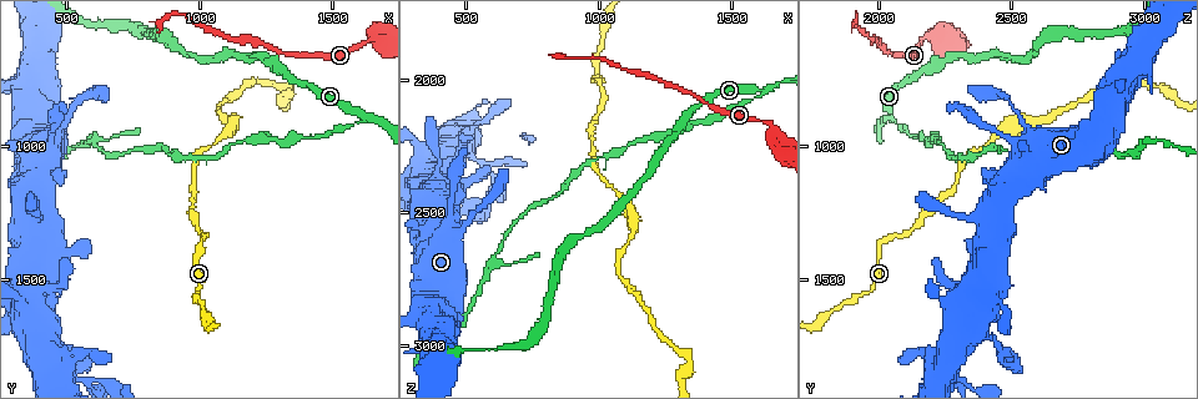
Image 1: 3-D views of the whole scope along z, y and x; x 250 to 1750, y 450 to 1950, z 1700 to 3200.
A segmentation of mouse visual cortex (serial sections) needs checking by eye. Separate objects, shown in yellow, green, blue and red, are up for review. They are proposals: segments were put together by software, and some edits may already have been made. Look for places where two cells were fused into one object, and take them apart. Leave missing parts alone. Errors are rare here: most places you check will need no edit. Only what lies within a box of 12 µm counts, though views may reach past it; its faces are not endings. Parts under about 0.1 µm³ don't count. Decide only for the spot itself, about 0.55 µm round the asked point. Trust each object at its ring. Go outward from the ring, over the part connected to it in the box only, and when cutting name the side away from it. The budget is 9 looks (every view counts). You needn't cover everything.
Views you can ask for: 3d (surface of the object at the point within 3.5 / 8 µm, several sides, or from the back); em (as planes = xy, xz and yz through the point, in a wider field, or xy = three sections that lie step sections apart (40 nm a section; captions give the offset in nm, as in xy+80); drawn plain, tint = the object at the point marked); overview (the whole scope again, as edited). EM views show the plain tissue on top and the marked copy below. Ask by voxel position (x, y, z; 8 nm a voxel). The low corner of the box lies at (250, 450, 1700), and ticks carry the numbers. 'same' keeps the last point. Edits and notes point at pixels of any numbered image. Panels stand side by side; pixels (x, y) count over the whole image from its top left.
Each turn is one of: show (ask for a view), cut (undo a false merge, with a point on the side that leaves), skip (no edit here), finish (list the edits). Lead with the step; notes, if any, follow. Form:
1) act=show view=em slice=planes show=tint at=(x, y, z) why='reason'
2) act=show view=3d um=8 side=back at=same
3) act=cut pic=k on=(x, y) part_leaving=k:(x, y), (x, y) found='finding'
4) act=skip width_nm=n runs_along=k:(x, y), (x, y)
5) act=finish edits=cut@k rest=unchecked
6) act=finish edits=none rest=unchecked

act=show view=3d um=8 at=(1650, 590, 2160) why='sharp bend'

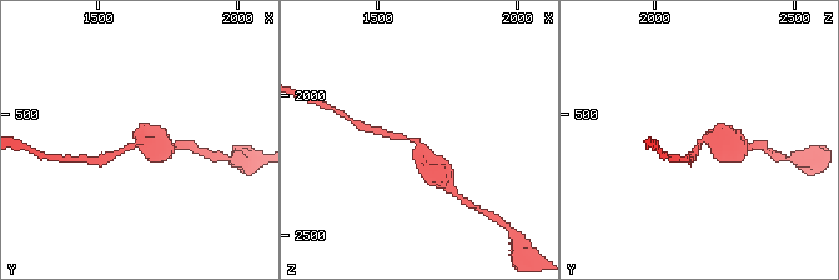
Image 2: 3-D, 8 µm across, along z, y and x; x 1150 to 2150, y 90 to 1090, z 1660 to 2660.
act=show view=em slice=xy step=2 show=tint at=(1650, 600, 2170) why='need the tissue'

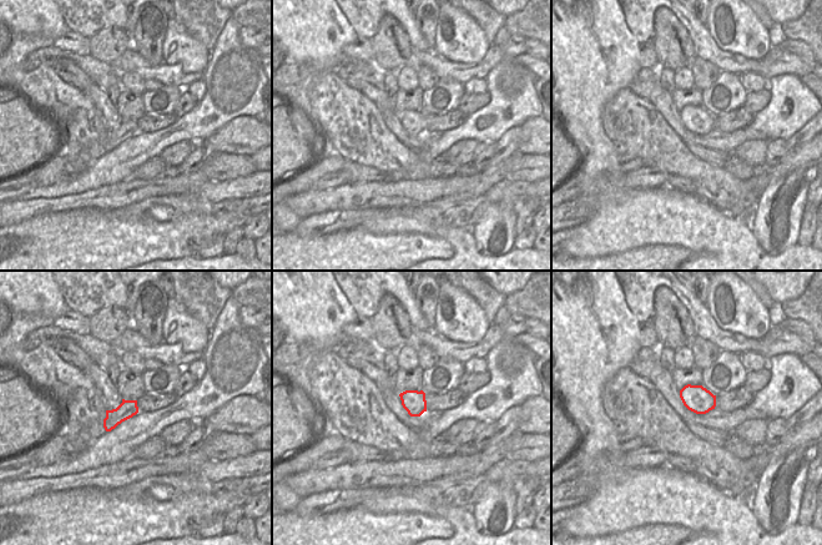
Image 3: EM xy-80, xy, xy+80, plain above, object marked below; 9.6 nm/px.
act=skip runs_along=2:(390, 133), (420, 141), (436, 168) found='continuous, no second cell'

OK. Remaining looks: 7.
act=show view=3d um=3.5 at=(1630, 890, 2040) why='sharp bend'

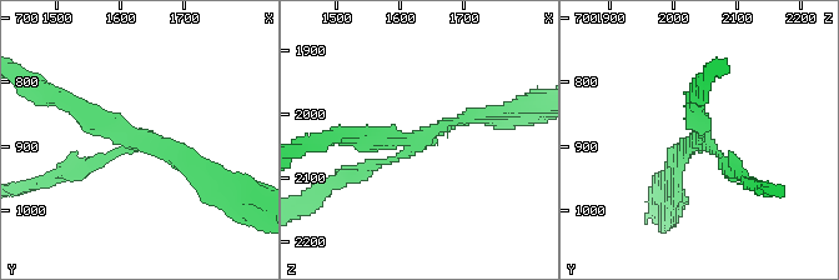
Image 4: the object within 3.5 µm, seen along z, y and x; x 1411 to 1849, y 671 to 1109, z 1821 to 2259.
act=show view=em slice=xy step=3 show=tint at=(1620, 890, 2045) arms=3 arm_widths_nm=150,200,200 why='need the tissue'

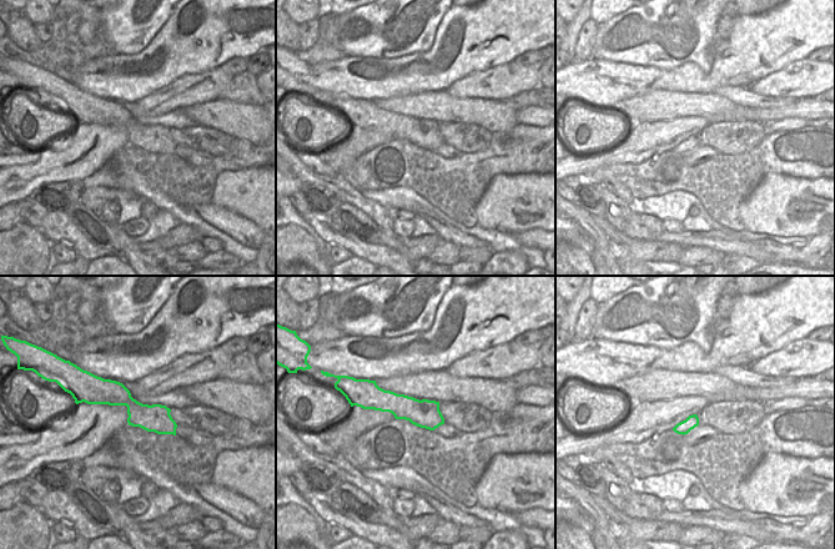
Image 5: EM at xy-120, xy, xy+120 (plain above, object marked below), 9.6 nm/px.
act=show view=em slice=planes show=tint at=same

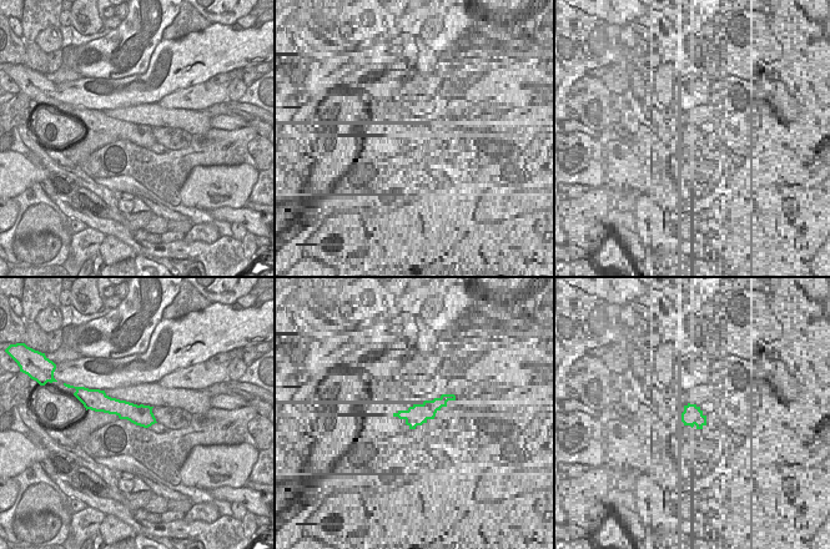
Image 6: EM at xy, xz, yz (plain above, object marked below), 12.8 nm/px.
act=cut pic=4 on=(365, 169) part_leaving=4:(413, 148), (314, 193) found='two cells meet here'

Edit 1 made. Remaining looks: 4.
act=show view=3d um=3.5 at=(1010, 1340, 2040) why='sharp bend'

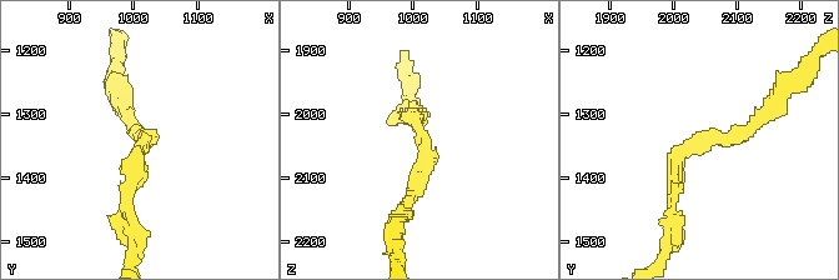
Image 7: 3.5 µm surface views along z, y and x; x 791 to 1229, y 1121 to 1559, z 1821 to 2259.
act=show view=em slice=xy step=3 show=tint at=(1015, 1345, 2030) arm_widths_nm=150,200

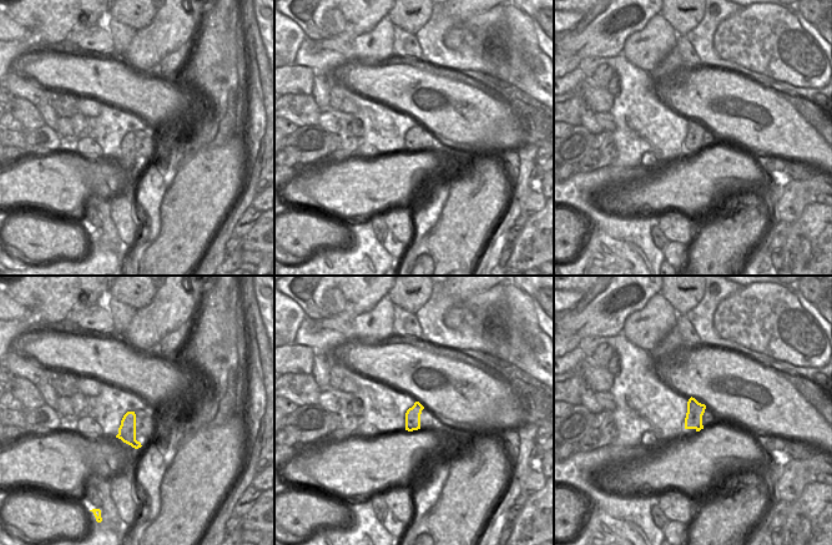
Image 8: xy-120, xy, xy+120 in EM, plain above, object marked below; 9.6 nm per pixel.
act=skip width_nm=140 runs_along=7:(674, 213), (691, 144), (768, 114) found='one cell here'

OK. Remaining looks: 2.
act=show view=em slice=xy step=5 show=tint at=(410, 1270, 2300) why='thin neck'

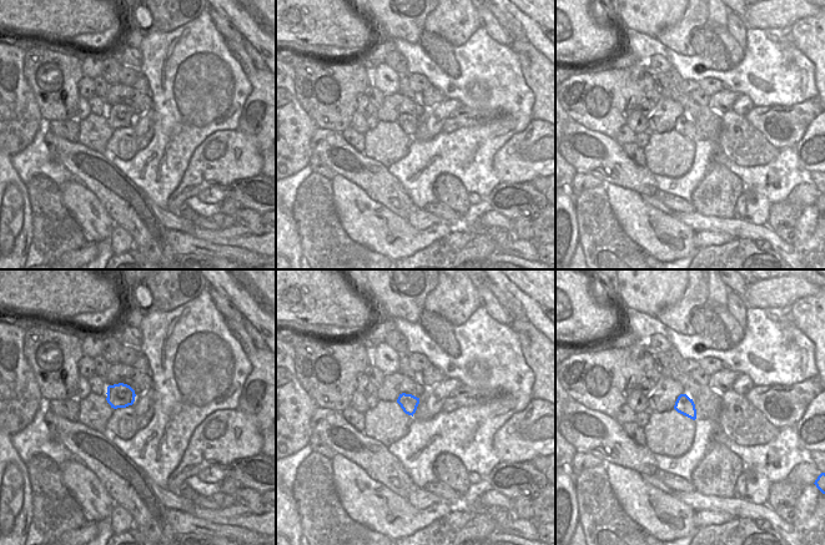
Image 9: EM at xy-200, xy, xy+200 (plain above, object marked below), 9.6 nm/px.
act=show view=3d um=3.5 at=same why='wider look'

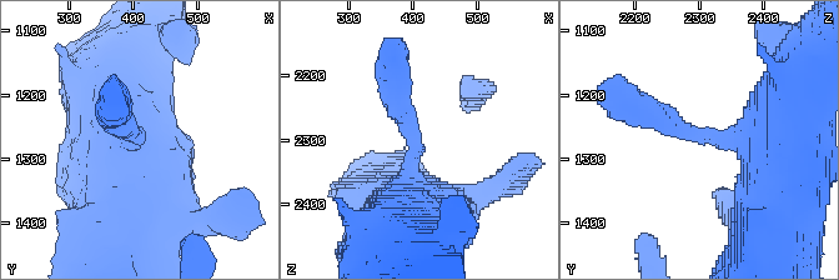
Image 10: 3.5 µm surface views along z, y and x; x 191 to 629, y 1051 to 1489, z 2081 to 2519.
act=skip arm_widths_nm=300,700 found='continuous, no second cell'

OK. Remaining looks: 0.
act=finish edits=cut@4 rest=unchecked

